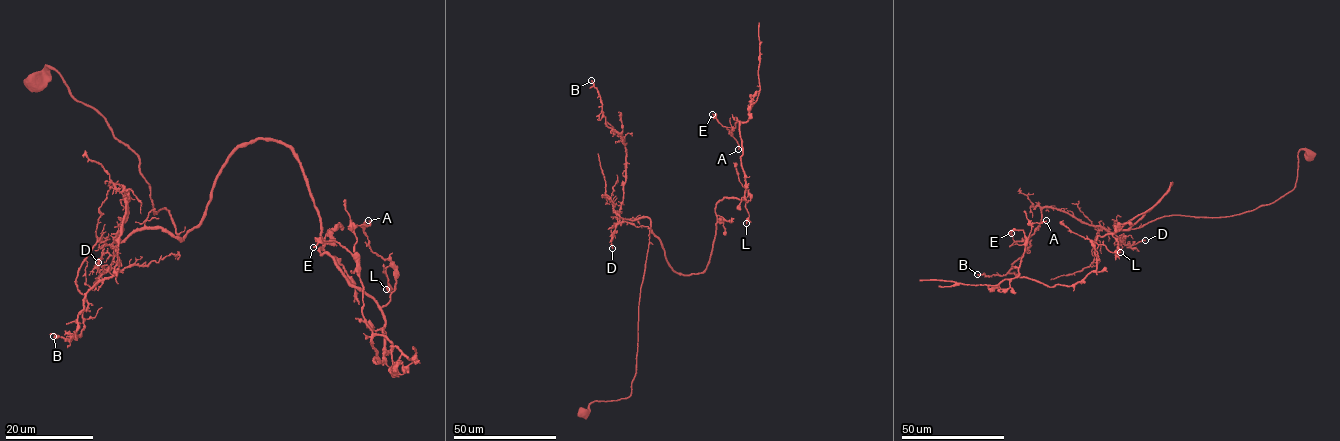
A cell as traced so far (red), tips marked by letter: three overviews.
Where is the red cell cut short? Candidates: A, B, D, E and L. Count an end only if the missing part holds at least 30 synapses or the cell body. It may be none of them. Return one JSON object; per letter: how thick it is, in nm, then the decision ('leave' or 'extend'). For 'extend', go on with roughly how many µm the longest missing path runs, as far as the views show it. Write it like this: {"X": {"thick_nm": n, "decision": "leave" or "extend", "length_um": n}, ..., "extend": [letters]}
{"A": {"thick_nm": 180, "decision": "leave"}, "B": {"thick_nm": 260, "decision": "leave"}, "D": {"thick_nm": 280, "decision": "leave"}, "E": {"thick_nm": 200, "decision": "leave"}, "L": {"thick_nm": 160, "decision": "leave"}, "extend": []}

